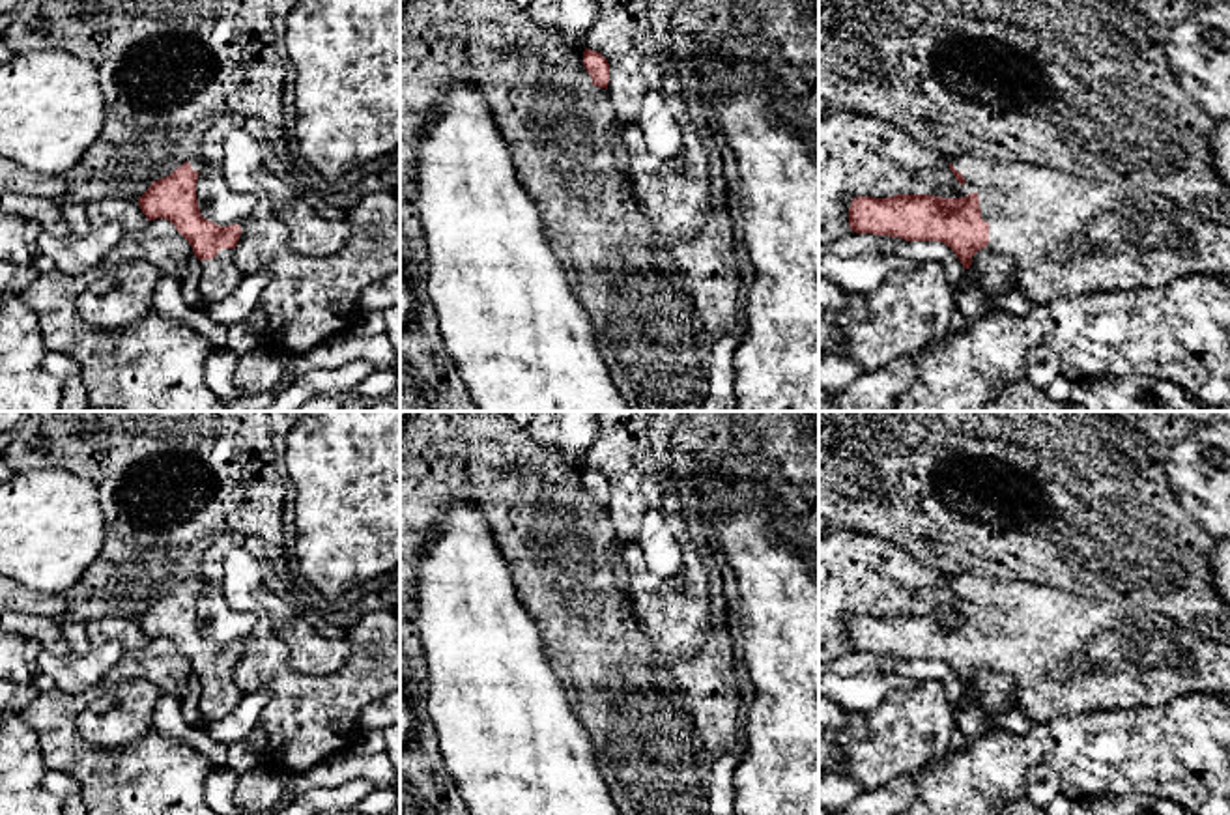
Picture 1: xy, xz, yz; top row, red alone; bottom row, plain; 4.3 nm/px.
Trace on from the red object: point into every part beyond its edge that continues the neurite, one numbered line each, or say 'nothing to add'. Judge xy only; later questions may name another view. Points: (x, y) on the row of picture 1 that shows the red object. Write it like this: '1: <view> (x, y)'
1: xy (219, 277)

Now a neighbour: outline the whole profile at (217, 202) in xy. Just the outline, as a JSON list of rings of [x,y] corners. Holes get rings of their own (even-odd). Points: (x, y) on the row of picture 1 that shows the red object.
[[[209,163],[198,174],[196,198],[202,217],[219,226],[239,224],[256,204],[256,196],[232,191],[221,170]]]

